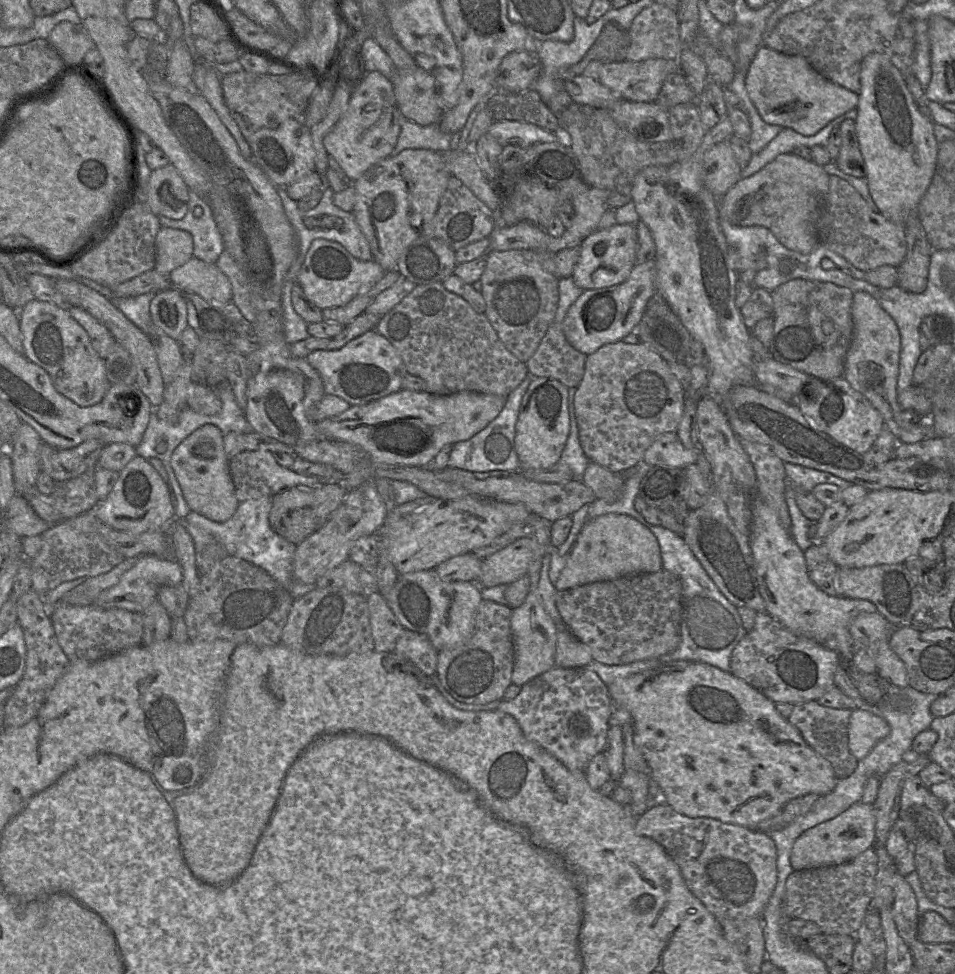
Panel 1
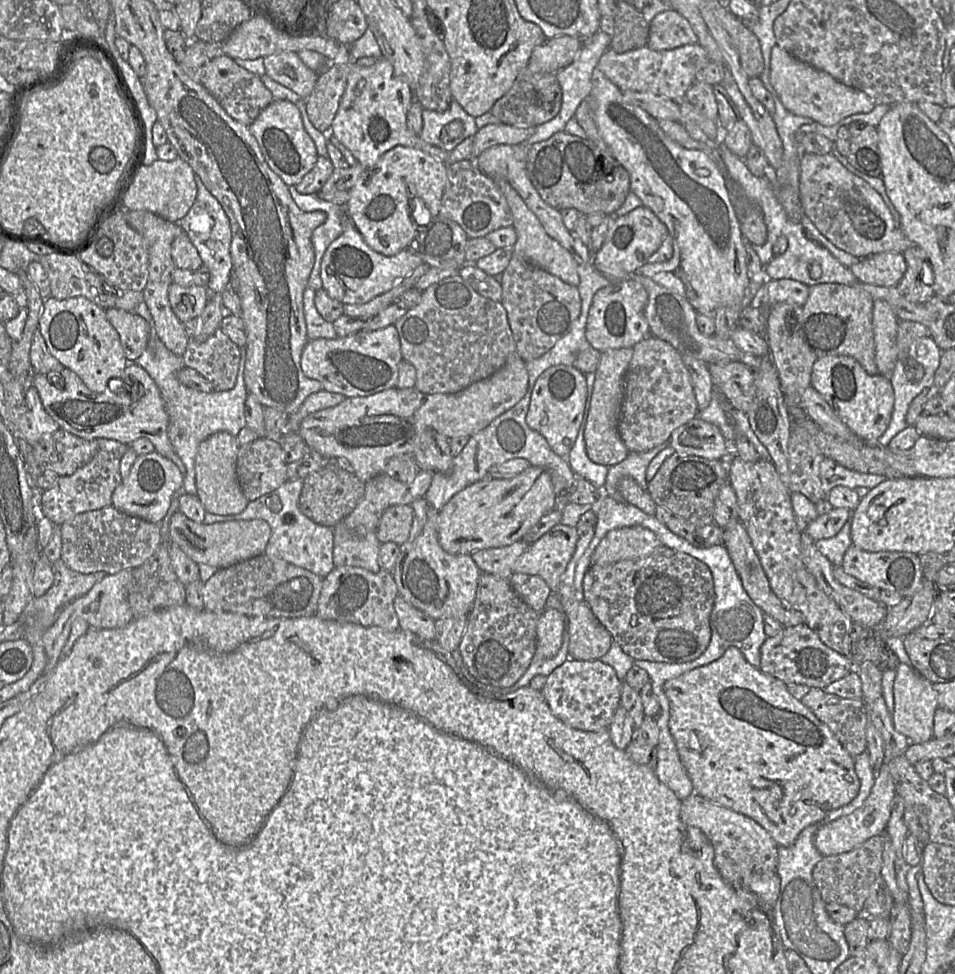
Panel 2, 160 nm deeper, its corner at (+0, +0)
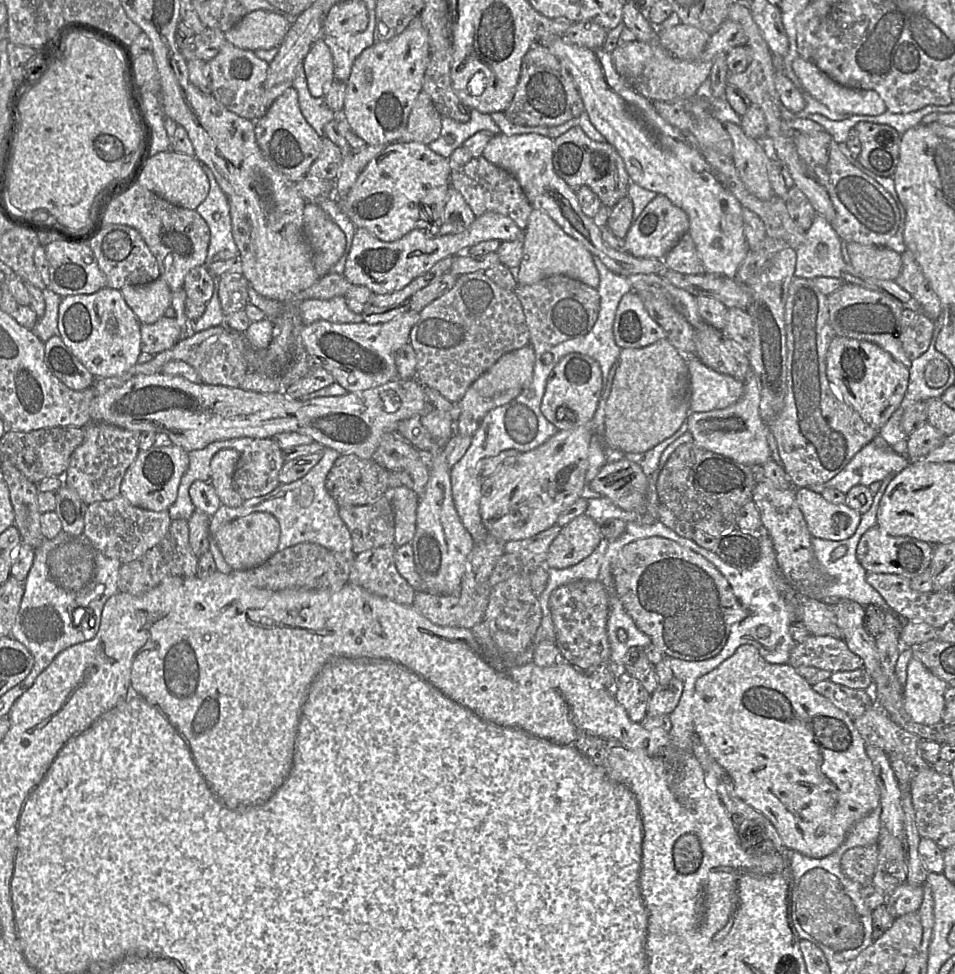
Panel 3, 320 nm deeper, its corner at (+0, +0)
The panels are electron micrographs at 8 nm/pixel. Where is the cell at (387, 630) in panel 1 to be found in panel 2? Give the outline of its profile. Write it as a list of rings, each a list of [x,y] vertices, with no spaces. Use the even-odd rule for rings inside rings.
[[[397,596],[394,600],[394,608],[398,616],[400,629],[411,631],[427,640],[435,639],[436,620],[406,602],[400,596]]]

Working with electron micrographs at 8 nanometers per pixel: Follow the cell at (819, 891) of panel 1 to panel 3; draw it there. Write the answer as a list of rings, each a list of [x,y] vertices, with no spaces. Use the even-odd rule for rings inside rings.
[[[878,843],[848,849],[841,858],[843,874],[862,886],[872,884],[878,863]]]

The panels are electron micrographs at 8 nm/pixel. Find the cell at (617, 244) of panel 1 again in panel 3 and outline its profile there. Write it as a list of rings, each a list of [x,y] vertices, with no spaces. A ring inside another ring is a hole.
[[[659,194],[643,209],[624,237],[627,253],[634,257],[663,259],[688,229],[689,218],[686,212]]]

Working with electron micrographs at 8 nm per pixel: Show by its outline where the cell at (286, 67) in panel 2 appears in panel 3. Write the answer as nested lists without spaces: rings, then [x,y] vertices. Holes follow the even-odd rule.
[[[324,37],[312,45],[303,64],[310,94],[317,98],[324,96],[329,85],[335,80],[333,57]]]

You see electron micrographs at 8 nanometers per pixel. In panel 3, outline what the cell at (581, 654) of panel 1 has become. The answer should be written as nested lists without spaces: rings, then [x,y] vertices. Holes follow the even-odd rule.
[[[591,517],[574,518],[552,542],[545,567],[565,569],[578,564],[594,552],[602,538],[600,525]]]

